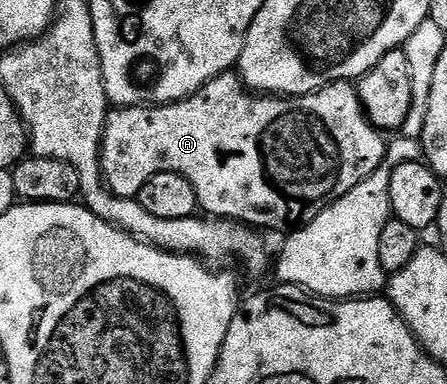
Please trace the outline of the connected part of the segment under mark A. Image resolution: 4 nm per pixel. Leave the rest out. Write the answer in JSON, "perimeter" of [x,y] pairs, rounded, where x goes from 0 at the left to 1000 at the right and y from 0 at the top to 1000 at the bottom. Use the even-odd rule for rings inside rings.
{"perimeter":[[[515,185],[472,206],[472,216],[463,216],[452,232],[436,237],[436,247],[407,263],[385,263],[378,273],[293,273],[255,281],[235,315],[235,349],[226,365],[226,453],[235,458],[235,479],[260,513],[304,516],[320,477],[329,477],[338,456],[383,445],[391,456],[409,456],[409,466],[418,466],[418,477],[436,487],[441,529],[452,557],[477,570],[535,576],[584,602],[613,596],[615,604],[629,607],[626,612],[644,612],[655,599],[673,596],[687,581],[696,581],[705,560],[714,560],[734,534],[749,529],[767,508],[776,508],[785,487],[812,477],[812,466],[828,461],[848,438],[857,424],[866,385],[864,359],[852,357],[859,357],[855,339],[828,320],[790,211],[745,211],[720,232],[709,232],[702,242],[689,242],[676,253],[631,253],[626,247],[577,247],[550,232],[537,198]]]}

